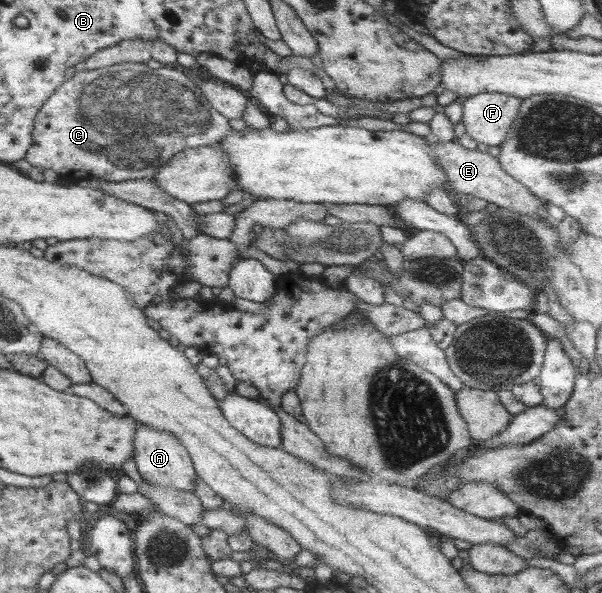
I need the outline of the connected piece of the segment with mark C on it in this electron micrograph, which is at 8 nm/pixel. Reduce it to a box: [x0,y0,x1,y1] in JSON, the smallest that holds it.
[24,63,234,180]

